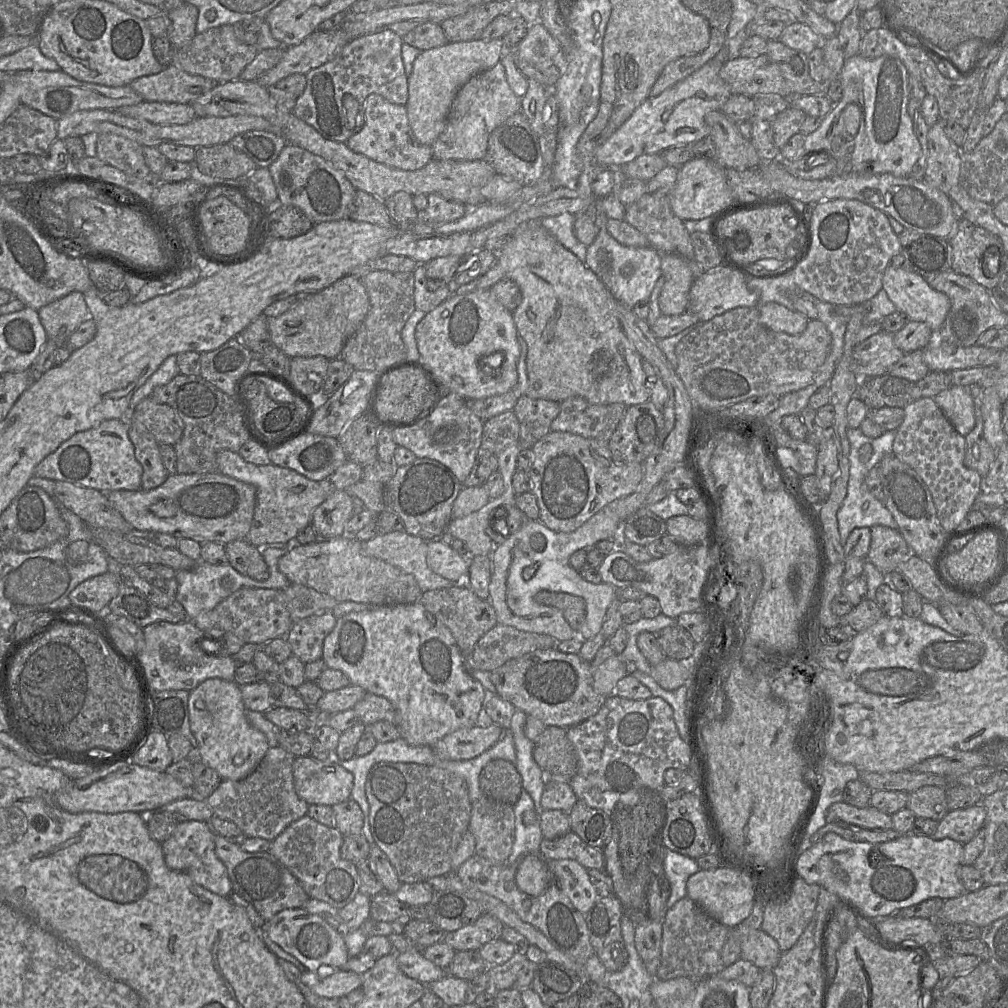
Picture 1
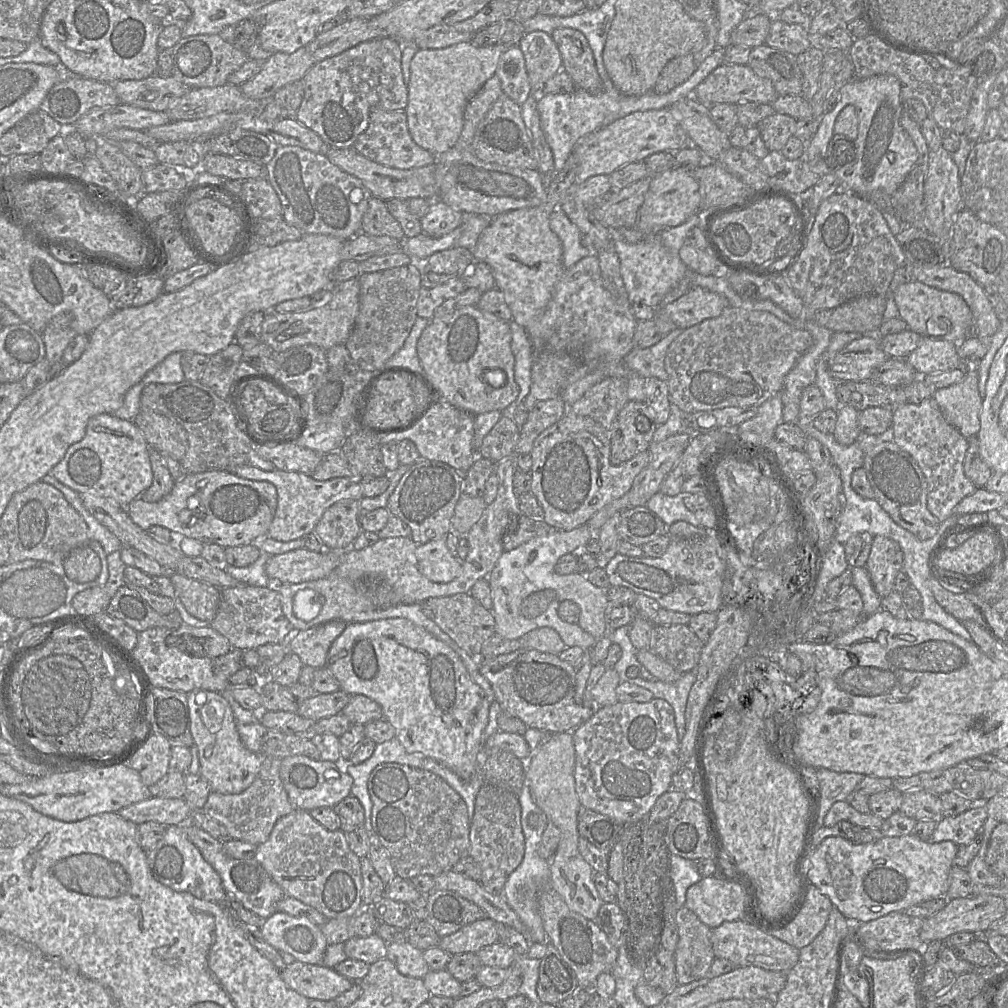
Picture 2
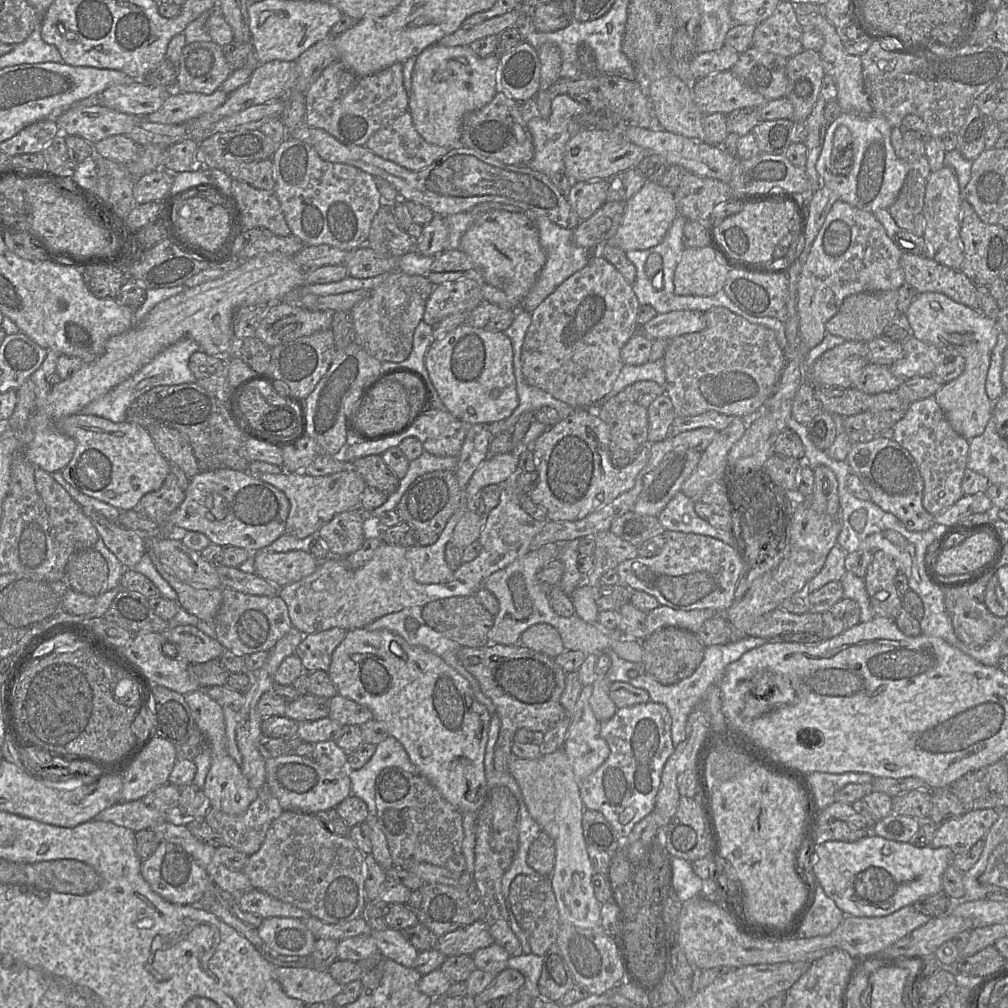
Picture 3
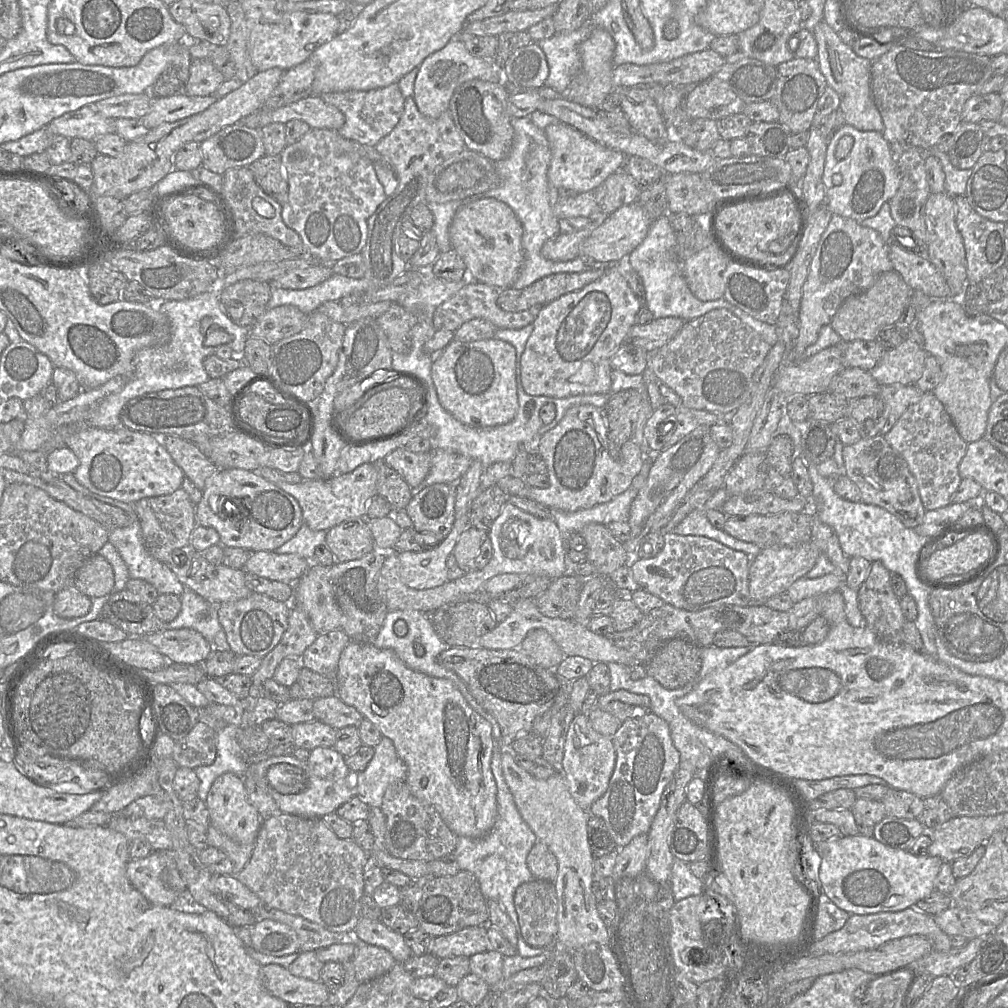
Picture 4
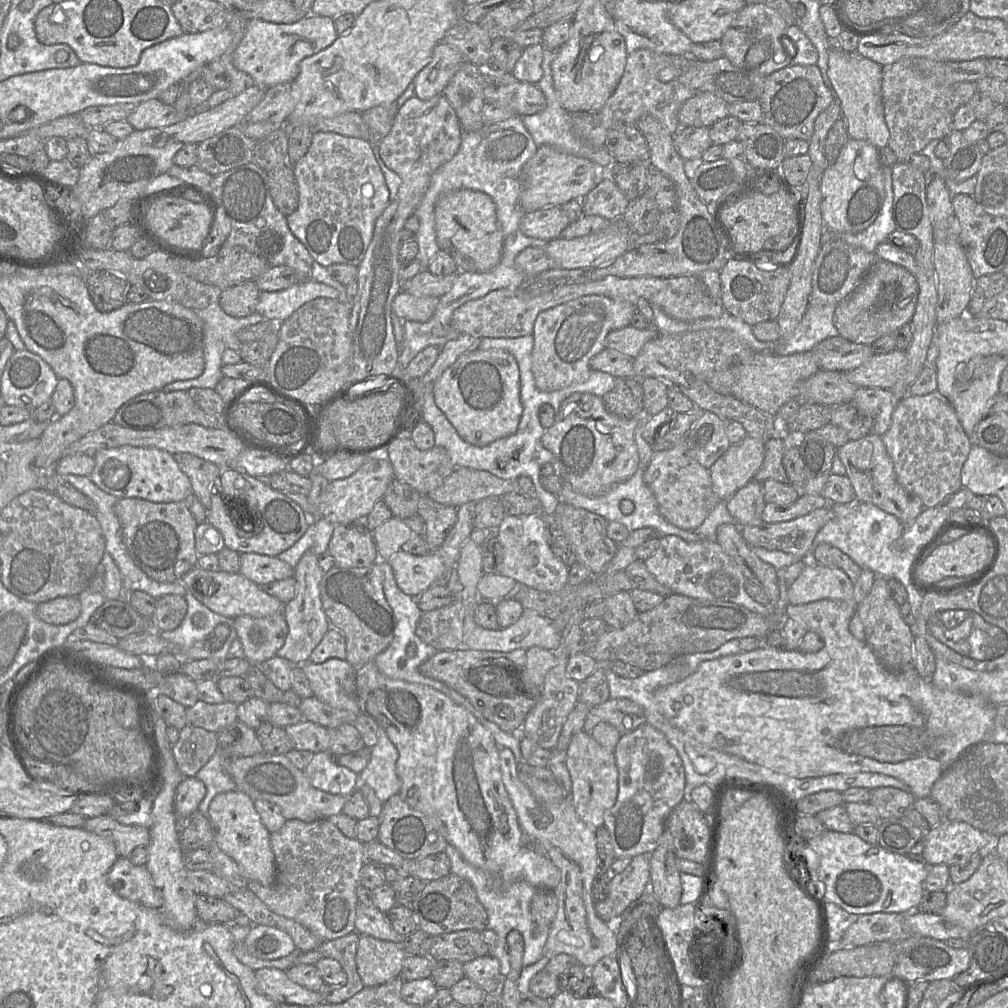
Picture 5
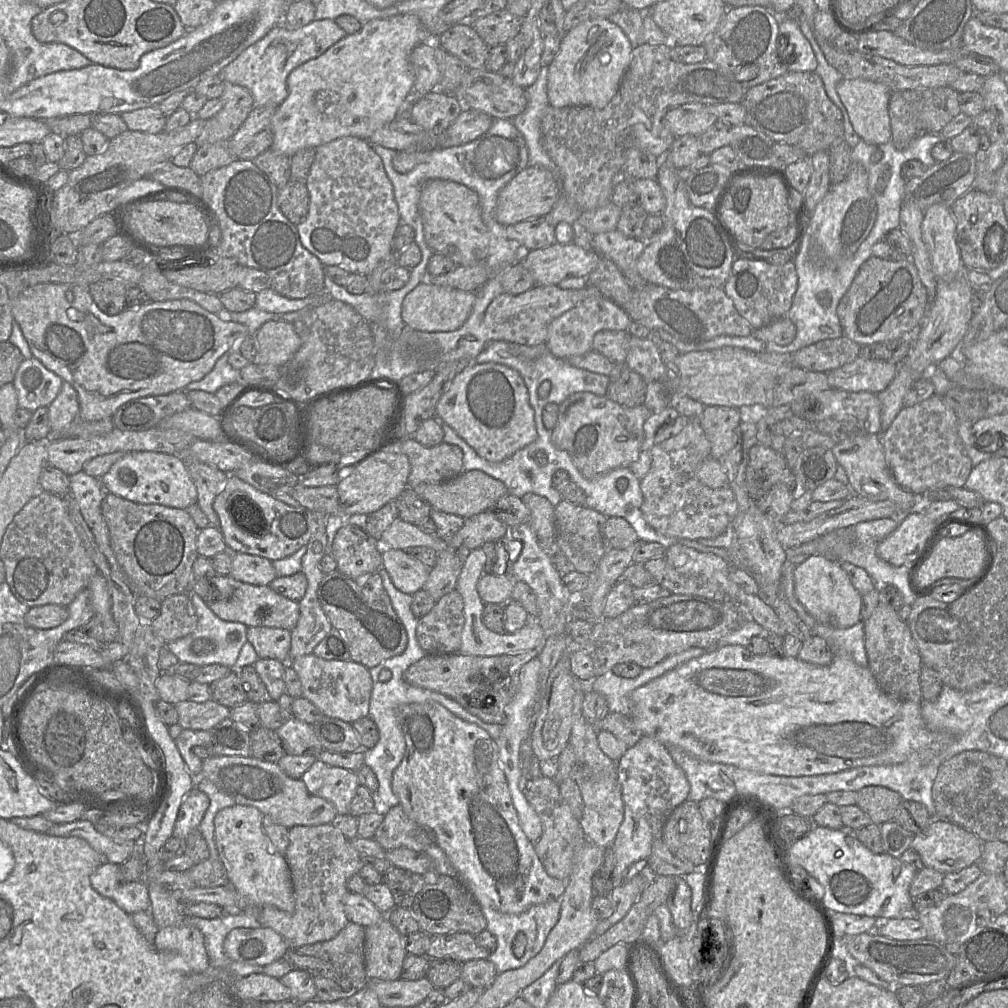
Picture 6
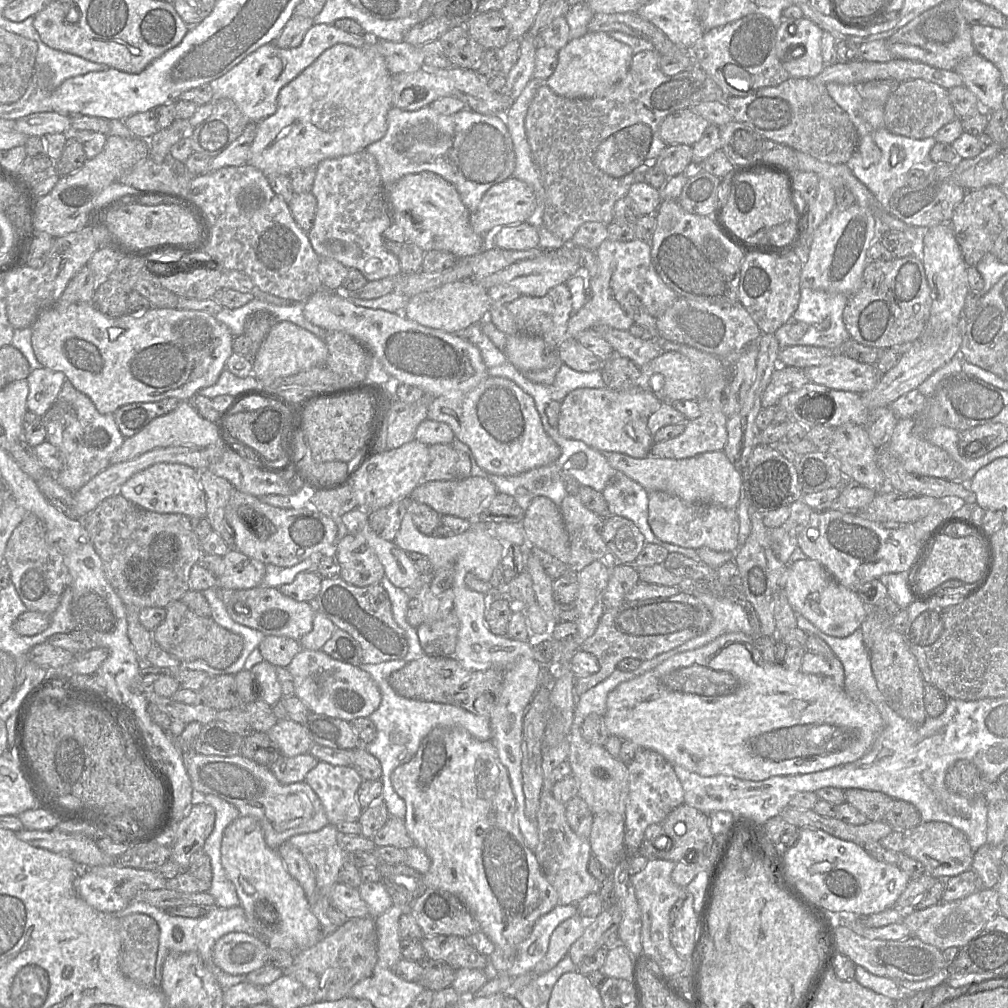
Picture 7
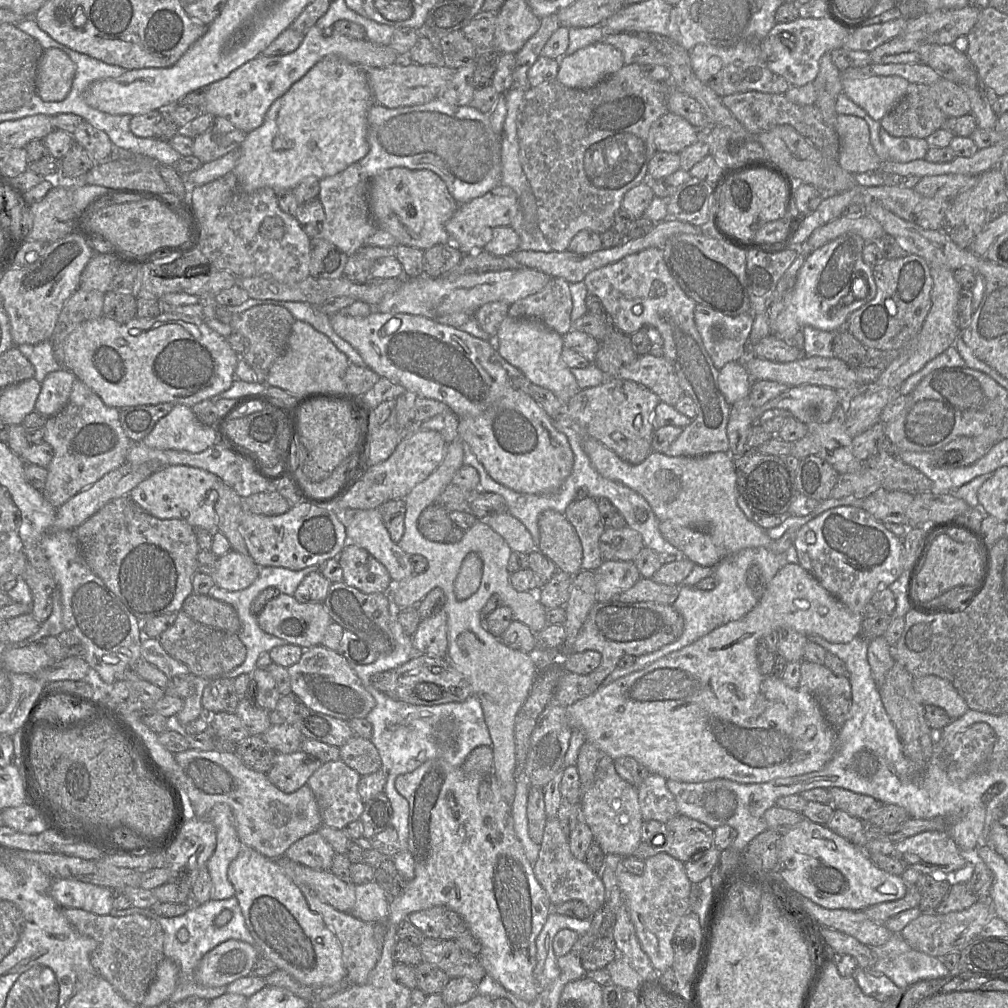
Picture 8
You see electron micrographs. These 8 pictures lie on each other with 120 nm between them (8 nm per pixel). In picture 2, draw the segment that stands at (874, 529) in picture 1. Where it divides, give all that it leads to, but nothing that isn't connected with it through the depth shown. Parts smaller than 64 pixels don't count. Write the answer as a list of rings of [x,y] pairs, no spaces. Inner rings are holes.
[[[873,536],[866,567],[873,586],[880,597],[894,591],[895,578],[903,567],[904,554],[900,545],[884,536]]]

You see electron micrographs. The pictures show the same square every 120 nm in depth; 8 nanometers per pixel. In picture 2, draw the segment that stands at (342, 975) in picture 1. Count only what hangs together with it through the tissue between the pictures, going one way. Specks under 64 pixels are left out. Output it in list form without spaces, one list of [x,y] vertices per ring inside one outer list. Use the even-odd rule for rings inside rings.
[[[295,961],[280,971],[285,984],[308,1000],[328,1001],[349,990],[354,981],[323,964]]]

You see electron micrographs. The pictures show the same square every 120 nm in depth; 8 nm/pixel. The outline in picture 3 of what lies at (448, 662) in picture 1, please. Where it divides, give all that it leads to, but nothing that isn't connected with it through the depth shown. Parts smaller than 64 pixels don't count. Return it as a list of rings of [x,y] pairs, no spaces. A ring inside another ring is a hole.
[[[366,628],[349,630],[347,632],[343,641],[337,646],[332,654],[328,674],[338,695],[368,707],[372,711],[374,719],[385,723],[388,733],[402,744],[411,762],[416,766],[418,774],[424,776],[438,790],[444,799],[462,813],[478,813],[482,809],[489,794],[489,787],[485,776],[484,756],[491,714],[488,709],[478,701],[469,682],[463,676],[449,666],[438,655],[425,648],[408,643],[403,637],[396,633],[386,629],[368,630]]]

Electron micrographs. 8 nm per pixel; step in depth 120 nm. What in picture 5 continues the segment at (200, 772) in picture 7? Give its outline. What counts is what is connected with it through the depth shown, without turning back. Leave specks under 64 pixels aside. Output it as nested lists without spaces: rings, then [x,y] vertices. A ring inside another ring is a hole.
[[[261,753],[251,757],[228,759],[226,771],[238,790],[252,800],[267,800],[278,805],[286,820],[298,819],[312,822],[327,819],[342,812],[350,796],[334,795],[314,788],[303,770],[296,768],[286,755]]]

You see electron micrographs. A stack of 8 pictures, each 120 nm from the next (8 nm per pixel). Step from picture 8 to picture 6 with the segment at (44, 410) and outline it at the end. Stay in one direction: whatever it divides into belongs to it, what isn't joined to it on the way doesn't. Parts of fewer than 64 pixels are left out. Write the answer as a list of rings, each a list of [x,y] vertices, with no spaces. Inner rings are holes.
[[[34,356],[29,359],[24,359],[12,382],[17,392],[18,407],[28,409],[31,412],[34,412],[40,407],[48,407],[57,397],[63,382],[64,380],[60,376],[45,367],[45,365]],[[29,393],[34,394],[35,400],[29,401]]]

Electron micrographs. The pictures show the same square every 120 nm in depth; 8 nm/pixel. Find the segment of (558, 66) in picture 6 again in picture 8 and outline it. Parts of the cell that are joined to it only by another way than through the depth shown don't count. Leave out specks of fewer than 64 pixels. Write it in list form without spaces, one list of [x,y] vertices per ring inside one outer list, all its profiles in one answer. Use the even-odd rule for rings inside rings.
[[[600,41],[563,56],[556,80],[571,88],[589,88],[623,66],[621,51]]]

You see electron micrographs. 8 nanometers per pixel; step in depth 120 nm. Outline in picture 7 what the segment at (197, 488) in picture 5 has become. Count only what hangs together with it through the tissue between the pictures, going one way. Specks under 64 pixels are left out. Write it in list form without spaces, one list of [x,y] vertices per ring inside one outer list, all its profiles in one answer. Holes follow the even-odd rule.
[[[204,469],[200,471],[200,486],[206,495],[206,517],[212,530],[216,531],[230,548],[234,548],[234,531],[225,518],[225,507],[233,493],[233,485],[209,469]]]

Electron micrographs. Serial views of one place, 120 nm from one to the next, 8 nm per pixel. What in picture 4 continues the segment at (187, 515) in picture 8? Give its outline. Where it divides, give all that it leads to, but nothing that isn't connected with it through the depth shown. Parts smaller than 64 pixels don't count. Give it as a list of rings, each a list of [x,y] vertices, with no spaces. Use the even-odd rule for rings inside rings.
[[[123,426],[118,428],[90,427],[70,435],[65,445],[79,459],[79,465],[73,472],[78,482],[93,494],[121,502],[133,504],[143,498],[172,494],[181,487],[185,477],[182,469],[176,465],[158,437]]]

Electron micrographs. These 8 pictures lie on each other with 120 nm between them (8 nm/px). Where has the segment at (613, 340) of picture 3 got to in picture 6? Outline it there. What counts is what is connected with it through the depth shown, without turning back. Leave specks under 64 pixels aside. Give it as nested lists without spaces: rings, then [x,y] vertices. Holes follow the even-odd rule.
[[[603,295],[591,296],[550,323],[545,345],[556,358],[568,360],[591,351],[593,338],[599,331],[627,331],[630,322],[628,314],[614,301]]]

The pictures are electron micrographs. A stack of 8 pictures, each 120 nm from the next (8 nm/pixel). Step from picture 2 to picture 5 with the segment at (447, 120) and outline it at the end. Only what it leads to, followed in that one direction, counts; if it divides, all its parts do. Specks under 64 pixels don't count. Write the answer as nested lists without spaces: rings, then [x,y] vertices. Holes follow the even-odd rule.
[[[439,42],[433,49],[431,61],[414,78],[415,96],[427,101],[442,94],[463,62],[459,51]]]

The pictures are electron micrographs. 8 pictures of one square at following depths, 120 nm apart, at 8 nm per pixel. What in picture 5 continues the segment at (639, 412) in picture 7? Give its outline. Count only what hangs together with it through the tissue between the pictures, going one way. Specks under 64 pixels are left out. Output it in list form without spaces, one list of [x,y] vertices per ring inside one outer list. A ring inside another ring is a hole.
[[[575,393],[560,404],[557,422],[546,429],[541,443],[556,458],[555,475],[567,481],[575,492],[598,497],[628,480],[639,468],[634,438],[638,422],[639,418],[626,419],[609,413],[598,396]]]

